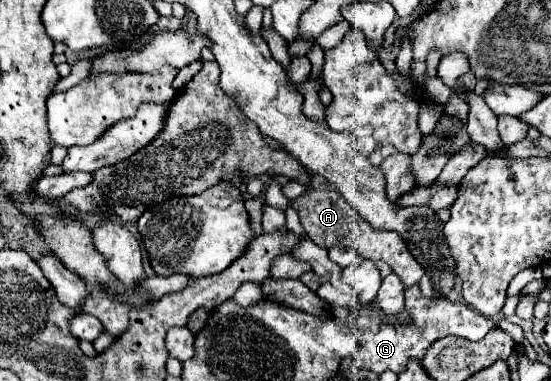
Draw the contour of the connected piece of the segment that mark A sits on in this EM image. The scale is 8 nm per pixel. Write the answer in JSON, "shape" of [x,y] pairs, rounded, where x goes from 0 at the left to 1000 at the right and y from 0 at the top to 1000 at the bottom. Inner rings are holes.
{"shape":[[[555,493],[552,509],[544,509],[526,535],[541,556],[555,614],[577,646],[606,651],[613,640],[624,640],[624,646],[635,646],[639,656],[646,656],[664,682],[679,682],[679,688],[693,682],[715,709],[715,719],[730,735],[733,751],[759,745],[759,735],[770,724],[770,703],[755,688],[755,677],[748,677],[748,667],[740,667],[740,651],[733,646],[733,630],[726,625],[726,614],[711,614],[708,604],[682,604],[682,598],[668,593],[668,583],[661,583],[646,562],[646,551],[639,551],[639,541],[632,541],[632,530],[624,530],[624,520],[610,499]]]}

